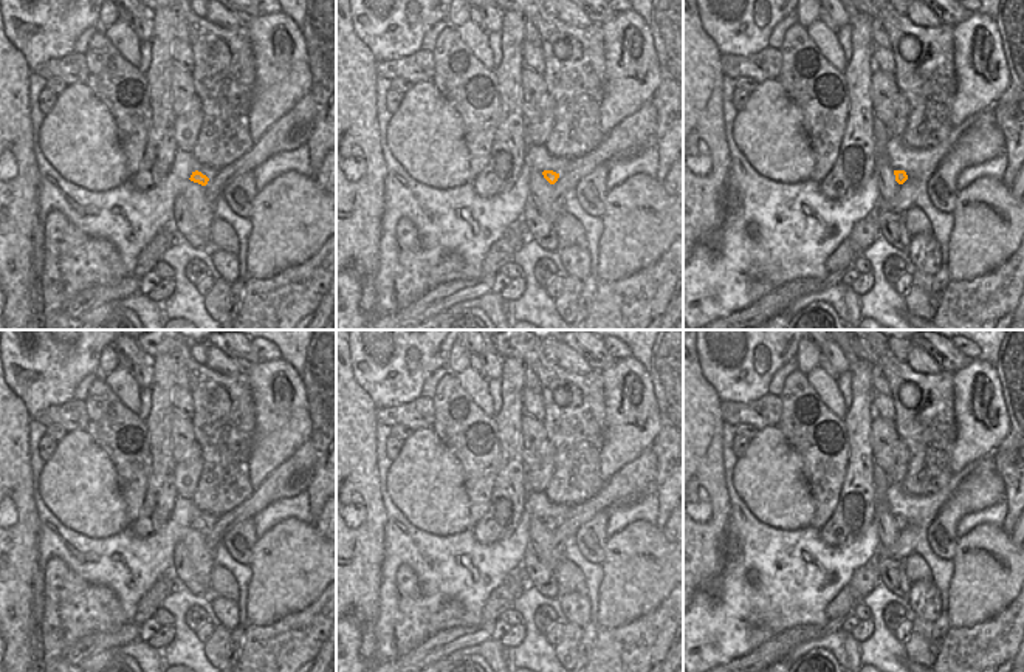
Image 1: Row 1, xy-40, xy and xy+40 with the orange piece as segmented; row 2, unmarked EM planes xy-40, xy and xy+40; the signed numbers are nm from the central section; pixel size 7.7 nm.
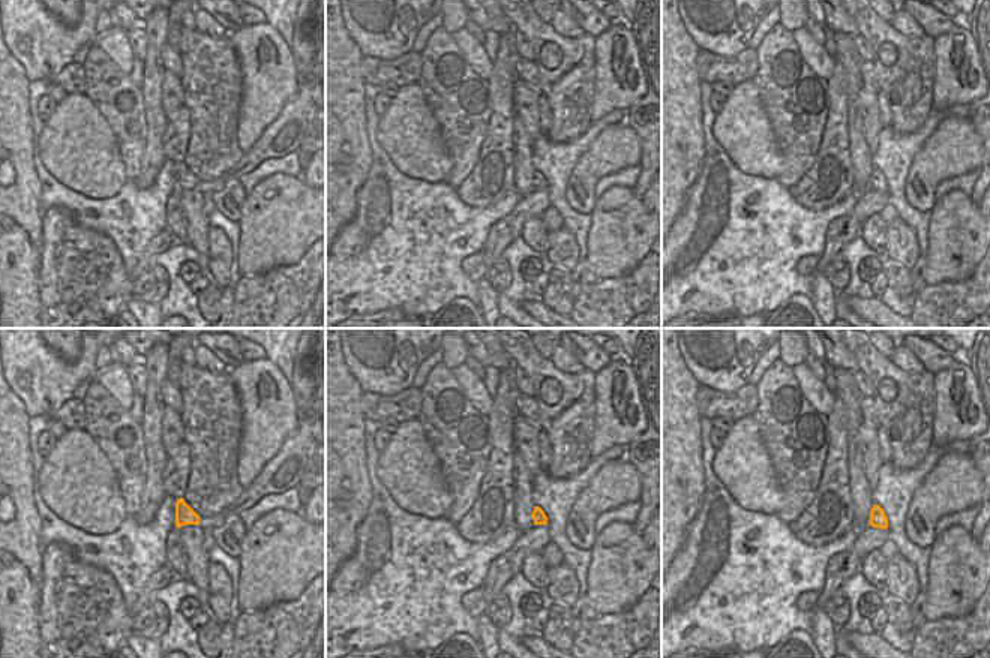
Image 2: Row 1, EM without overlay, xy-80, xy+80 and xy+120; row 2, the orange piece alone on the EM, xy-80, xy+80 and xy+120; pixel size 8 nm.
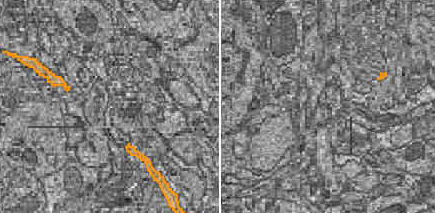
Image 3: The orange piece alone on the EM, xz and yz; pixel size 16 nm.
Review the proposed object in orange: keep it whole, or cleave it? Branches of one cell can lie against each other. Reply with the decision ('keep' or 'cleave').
keep

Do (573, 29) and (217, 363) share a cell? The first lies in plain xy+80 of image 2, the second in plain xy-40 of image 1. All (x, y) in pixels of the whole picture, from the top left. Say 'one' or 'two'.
one

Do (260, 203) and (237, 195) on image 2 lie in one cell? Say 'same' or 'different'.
different

